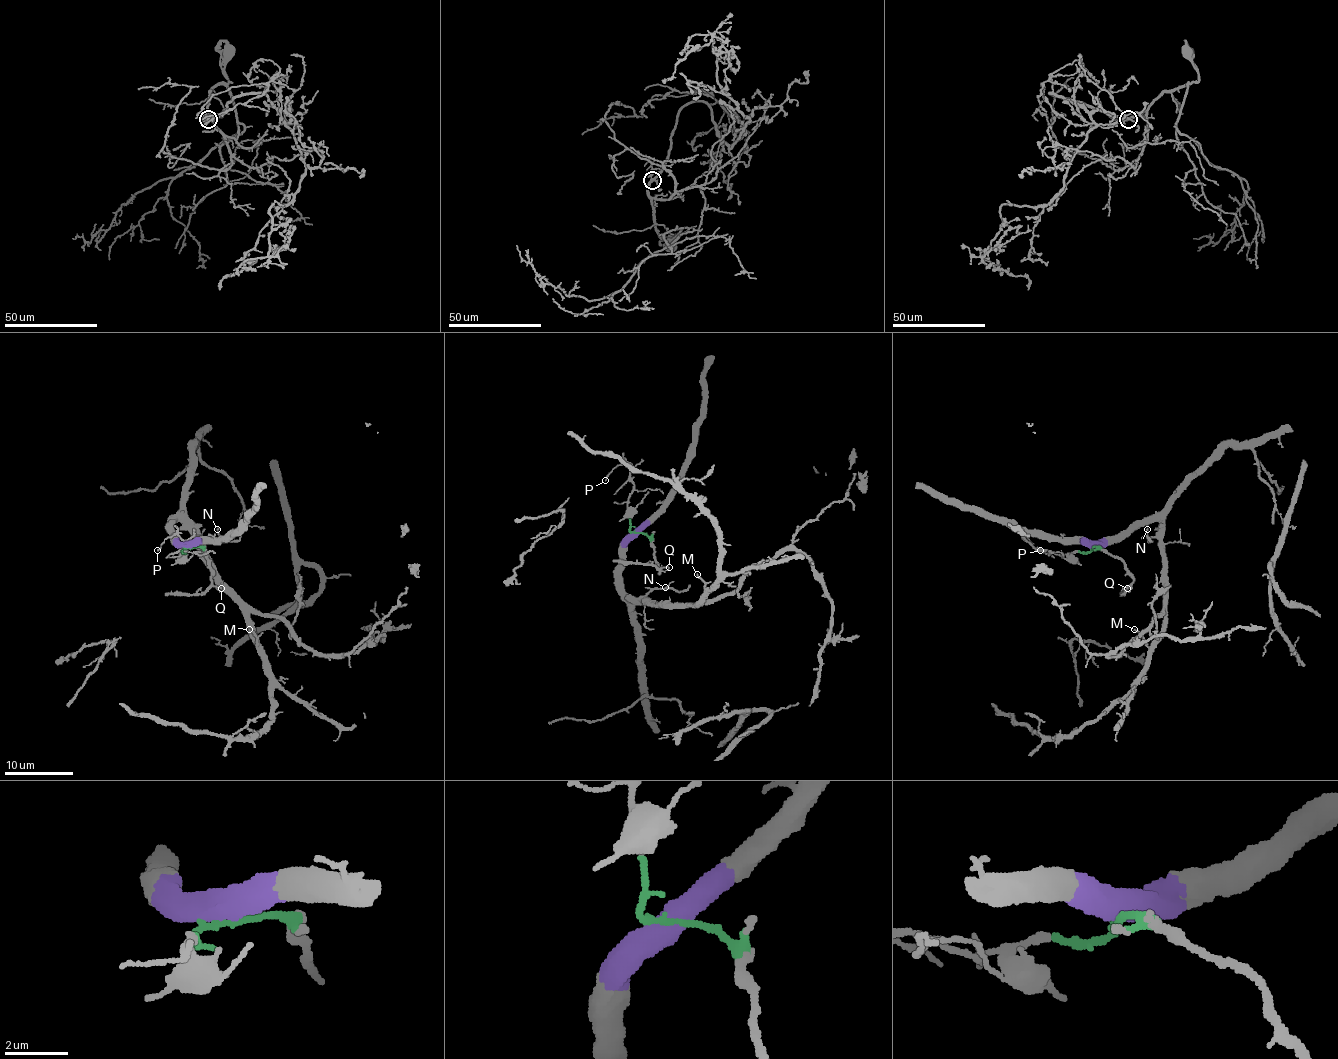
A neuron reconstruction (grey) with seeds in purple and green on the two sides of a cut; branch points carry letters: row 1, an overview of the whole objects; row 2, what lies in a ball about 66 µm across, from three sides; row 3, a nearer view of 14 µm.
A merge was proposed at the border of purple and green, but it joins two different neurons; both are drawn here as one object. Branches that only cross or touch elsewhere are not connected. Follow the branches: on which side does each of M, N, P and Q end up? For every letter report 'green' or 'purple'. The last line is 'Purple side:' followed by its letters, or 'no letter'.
M: purple
N: purple
P: green
Q: green
Purple side: M, N

